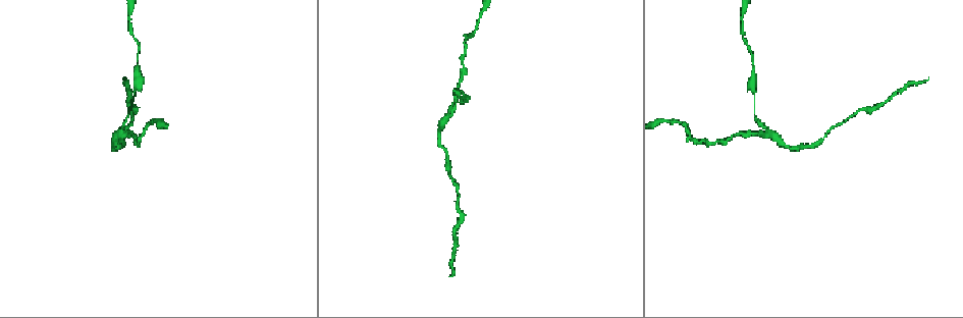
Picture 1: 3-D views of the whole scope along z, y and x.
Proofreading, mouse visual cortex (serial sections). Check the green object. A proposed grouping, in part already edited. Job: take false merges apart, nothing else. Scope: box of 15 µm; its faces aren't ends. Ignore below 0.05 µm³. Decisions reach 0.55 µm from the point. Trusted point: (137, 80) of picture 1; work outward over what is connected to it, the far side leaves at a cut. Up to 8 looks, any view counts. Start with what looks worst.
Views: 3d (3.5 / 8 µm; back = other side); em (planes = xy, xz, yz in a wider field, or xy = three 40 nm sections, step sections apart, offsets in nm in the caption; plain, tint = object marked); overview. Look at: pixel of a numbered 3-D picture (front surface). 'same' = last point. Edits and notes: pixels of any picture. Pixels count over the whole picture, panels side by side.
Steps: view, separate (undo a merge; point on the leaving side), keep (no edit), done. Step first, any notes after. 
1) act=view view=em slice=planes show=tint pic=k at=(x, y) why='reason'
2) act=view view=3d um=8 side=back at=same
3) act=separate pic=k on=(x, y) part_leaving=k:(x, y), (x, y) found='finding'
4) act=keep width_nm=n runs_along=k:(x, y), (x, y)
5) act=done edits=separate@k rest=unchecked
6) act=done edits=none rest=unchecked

act=view view=3d um=3.5 pic=1 at=(769, 133)

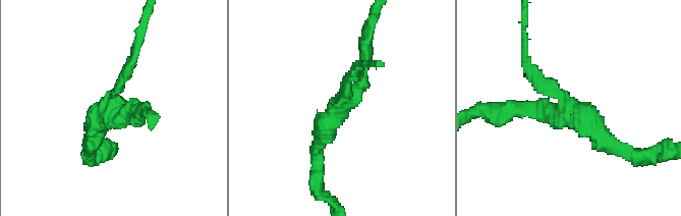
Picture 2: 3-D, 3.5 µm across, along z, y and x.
act=view view=em slice=xy step=1 show=tint pic=2 at=(113, 105) arms=3 arm_widths_nm=150,200,300

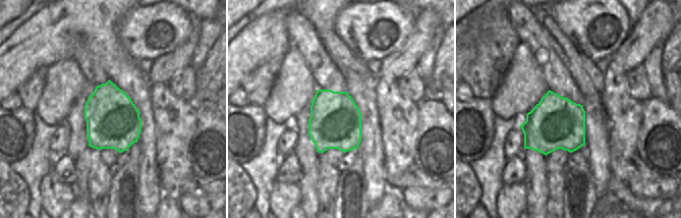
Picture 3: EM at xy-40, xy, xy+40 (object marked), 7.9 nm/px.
act=keep runs_along=2:(524, 62), (613, 147) found='all the same cell'

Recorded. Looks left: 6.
act=view view=3d um=3.5 pic=1 at=(741, 16) why='narrows sharply'

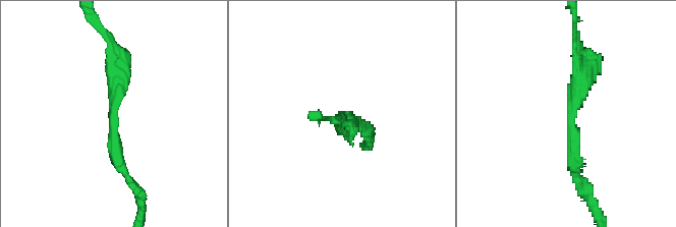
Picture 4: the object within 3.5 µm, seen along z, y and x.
act=view view=em slice=planes show=tint pic=4 at=(573, 110) arm_widths_nm=200,250

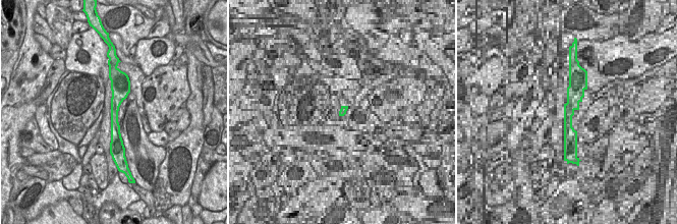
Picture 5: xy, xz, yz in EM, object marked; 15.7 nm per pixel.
act=view view=em slice=xy step=3 show=tint at=same why='cut it another way'

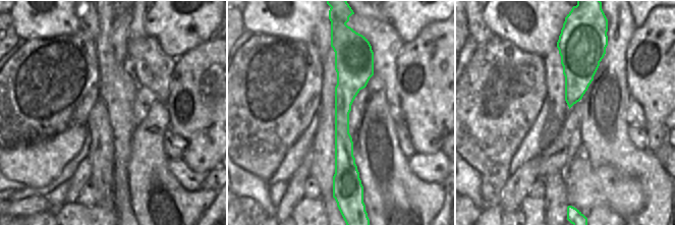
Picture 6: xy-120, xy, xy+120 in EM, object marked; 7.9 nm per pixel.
act=keep runs_along=4:(126, 175), (114, 150), (111, 47) found='all the same cell'

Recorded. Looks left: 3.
act=view view=3d um=3.5 pic=1 at=(481, 14) why='calibre changes'

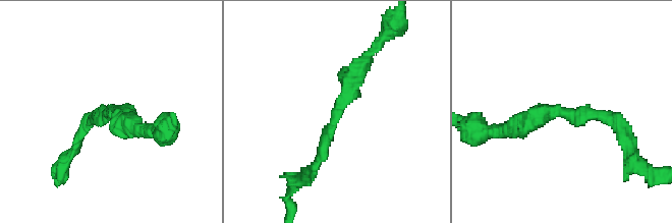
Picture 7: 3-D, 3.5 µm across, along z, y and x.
act=view view=em slice=xy step=5 show=plain pic=7 at=(564, 116) arm_widths_nm=150,300 why='shape alone is not enough'

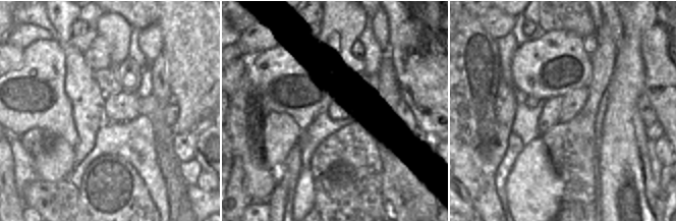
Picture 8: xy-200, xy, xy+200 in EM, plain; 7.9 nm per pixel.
act=view view=em slice=xy step=5 show=tint at=same why='with the object marked'

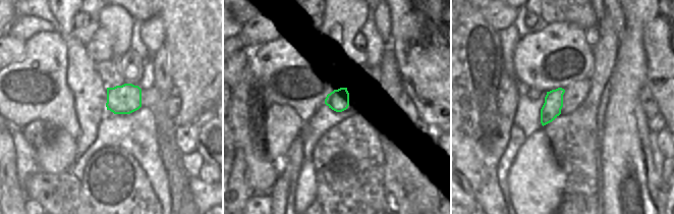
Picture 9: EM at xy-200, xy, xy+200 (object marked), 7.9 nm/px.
act=keep runs_along=7:(311, 171), (364, 62) found='one cell here'

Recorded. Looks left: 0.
act=done edits=none rest=unchecked

